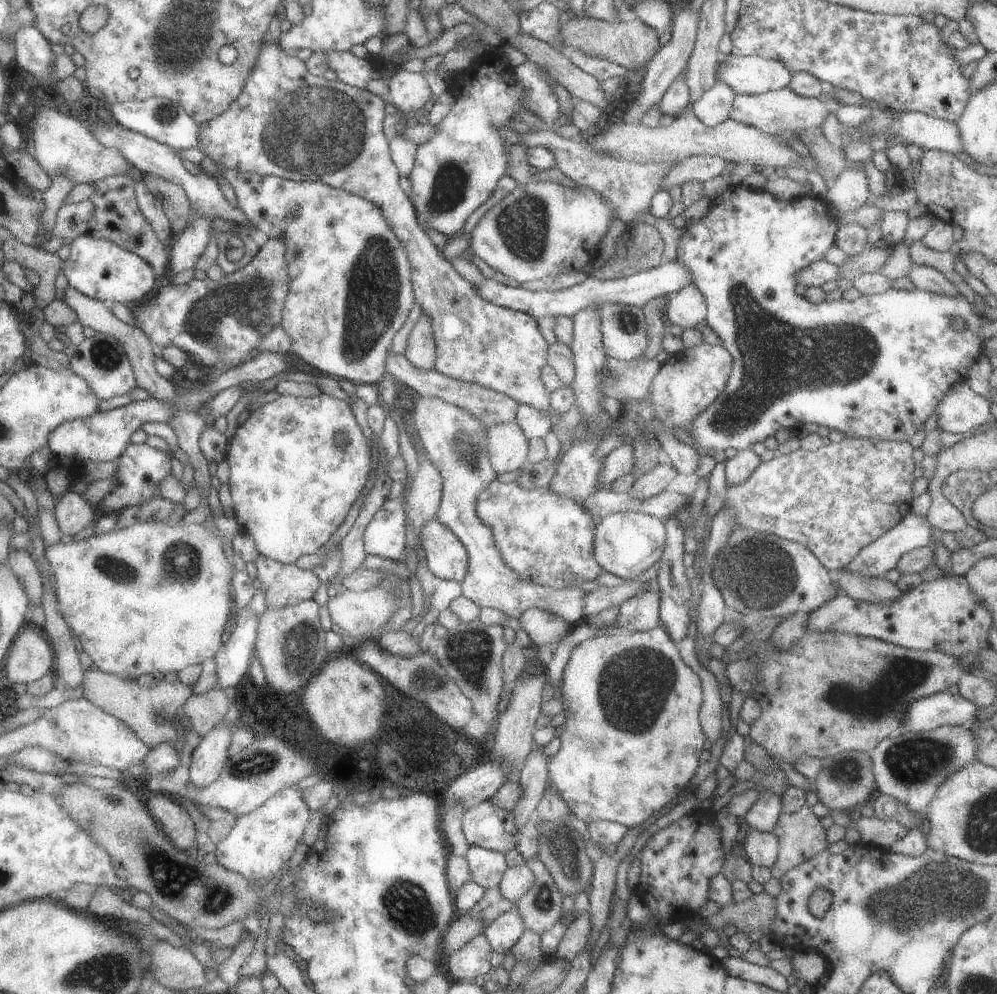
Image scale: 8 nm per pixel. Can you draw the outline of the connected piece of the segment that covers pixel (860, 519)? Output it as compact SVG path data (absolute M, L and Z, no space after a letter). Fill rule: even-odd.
M846 437L839 438L836 442L832 441L828 445L822 445L813 451L807 451L802 448L794 450L788 454L778 454L767 462L761 462L758 468L739 485L728 485L728 493L724 507L730 509L735 514L737 524L734 529L744 527L750 530L755 530L757 533L768 533L781 539L795 542L805 546L818 560L829 570L841 570L871 542L880 538L887 530L890 530L894 525L897 525L909 512L914 494L914 484L918 477L914 473L916 465L912 460L912 452L914 447L908 441L878 441L877 439L865 439L862 437Z

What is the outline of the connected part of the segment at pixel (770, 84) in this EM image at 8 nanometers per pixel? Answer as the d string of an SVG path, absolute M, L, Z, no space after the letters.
M728 55L718 64L715 80L729 85L736 95L757 95L787 86L792 73L780 61L748 55Z

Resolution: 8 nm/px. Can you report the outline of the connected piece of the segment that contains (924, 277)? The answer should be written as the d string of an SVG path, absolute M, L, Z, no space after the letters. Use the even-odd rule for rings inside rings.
M911 263L907 277L912 281L916 289L939 295L962 296L956 286L946 278L946 275L935 268Z

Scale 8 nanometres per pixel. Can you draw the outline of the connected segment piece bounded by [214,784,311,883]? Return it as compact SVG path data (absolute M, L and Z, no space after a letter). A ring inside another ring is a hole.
M296 784L279 790L252 812L236 816L236 819L236 825L228 836L215 845L216 862L251 881L266 883L274 874L285 871L304 830L309 826L311 814L303 799L303 791Z

